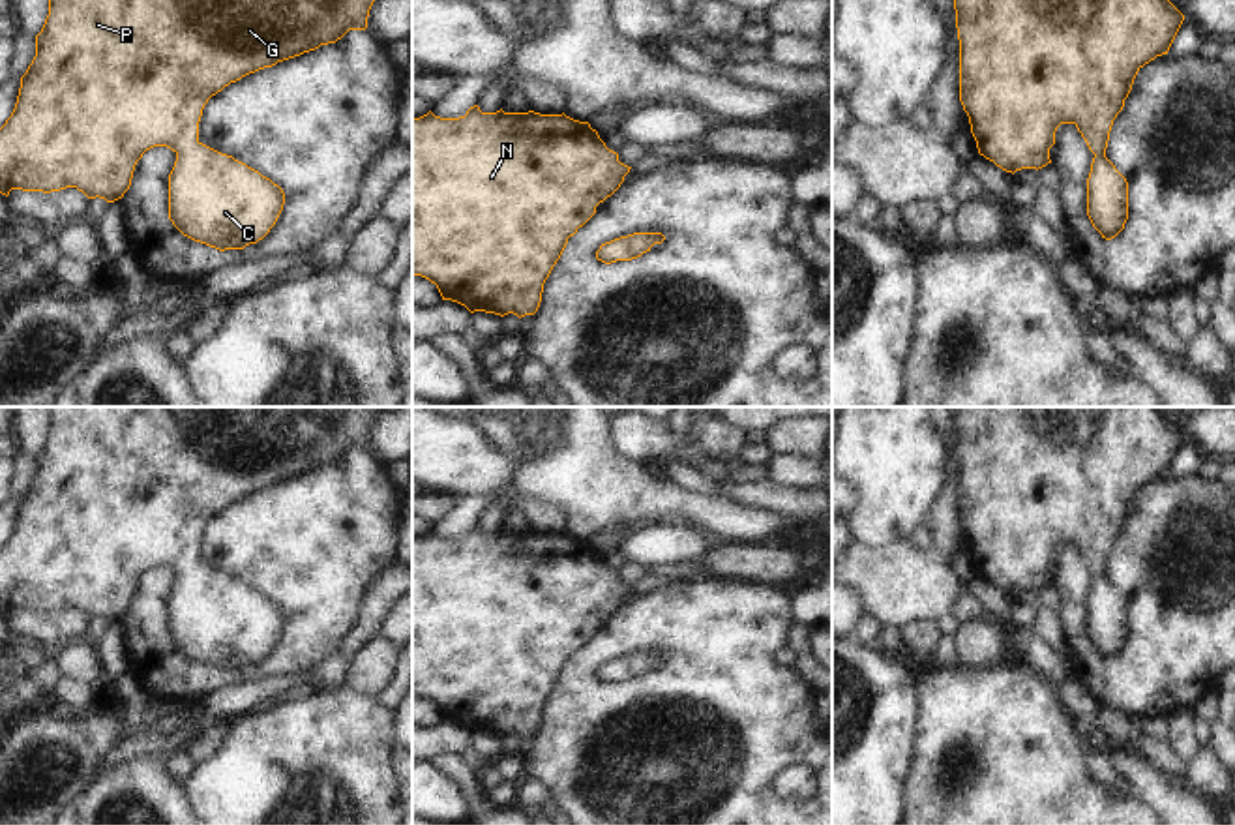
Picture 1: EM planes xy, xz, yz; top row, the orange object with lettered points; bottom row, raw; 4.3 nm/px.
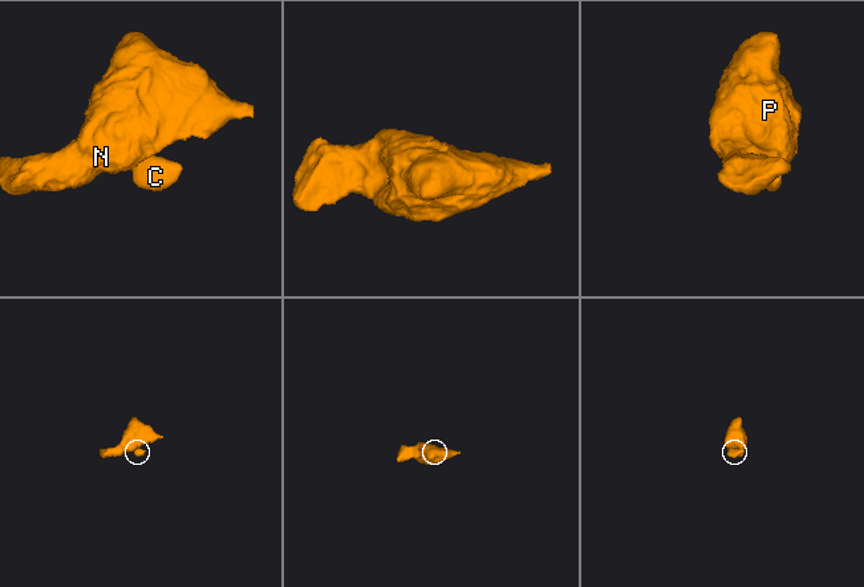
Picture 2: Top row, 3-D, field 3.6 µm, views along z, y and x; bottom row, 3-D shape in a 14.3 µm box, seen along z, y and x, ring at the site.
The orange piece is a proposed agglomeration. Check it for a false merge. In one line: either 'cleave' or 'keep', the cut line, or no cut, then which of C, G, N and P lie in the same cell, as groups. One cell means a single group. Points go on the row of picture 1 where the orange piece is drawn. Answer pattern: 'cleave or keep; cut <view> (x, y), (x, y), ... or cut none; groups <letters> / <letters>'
keep; cut none; groups C G N P

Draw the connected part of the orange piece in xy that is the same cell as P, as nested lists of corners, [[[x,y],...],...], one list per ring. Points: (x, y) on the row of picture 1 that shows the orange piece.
[[[49,0],[49,15],[41,32],[36,36],[36,56],[21,77],[13,112],[0,128],[0,193],[7,197],[11,189],[51,193],[77,188],[88,199],[99,197],[107,202],[114,202],[129,189],[135,165],[142,154],[154,146],[167,146],[176,154],[174,167],[169,174],[169,219],[172,225],[184,236],[219,251],[244,249],[249,244],[257,244],[275,225],[285,204],[285,193],[259,171],[199,141],[202,109],[212,96],[249,73],[315,51],[320,45],[335,43],[349,30],[365,30],[373,2],[375,0]]]

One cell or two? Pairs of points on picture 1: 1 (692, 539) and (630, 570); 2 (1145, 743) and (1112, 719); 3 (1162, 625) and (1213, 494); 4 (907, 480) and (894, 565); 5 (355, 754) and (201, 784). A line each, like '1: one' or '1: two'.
1: two
2: one
3: one
4: two
5: one

